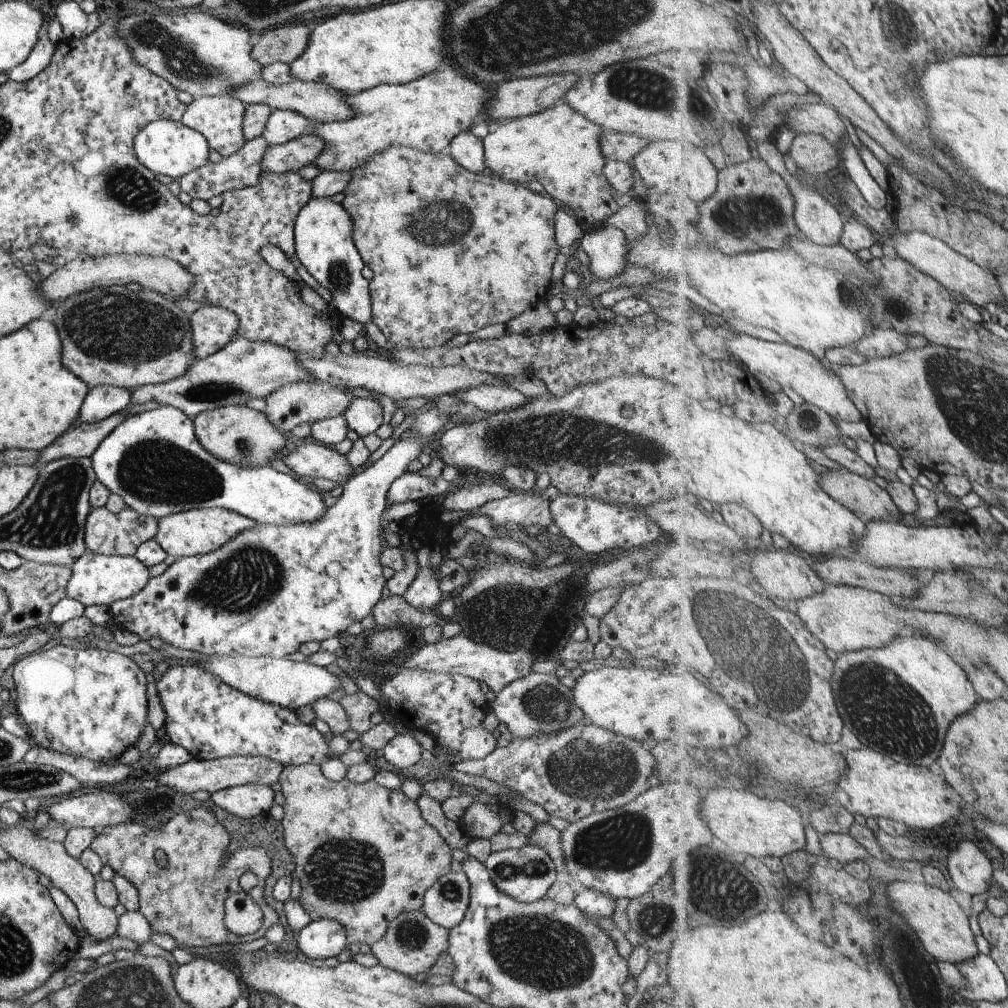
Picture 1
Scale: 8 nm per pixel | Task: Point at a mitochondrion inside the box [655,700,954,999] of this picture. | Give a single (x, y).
(712, 891)

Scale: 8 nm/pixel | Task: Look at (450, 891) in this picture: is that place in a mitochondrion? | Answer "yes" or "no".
yes

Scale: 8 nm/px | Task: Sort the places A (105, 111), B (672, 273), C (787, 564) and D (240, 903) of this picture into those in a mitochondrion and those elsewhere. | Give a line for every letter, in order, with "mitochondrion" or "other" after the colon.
A: other
B: other
C: other
D: other

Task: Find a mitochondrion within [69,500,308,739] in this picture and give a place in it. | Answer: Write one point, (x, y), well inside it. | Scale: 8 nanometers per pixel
(246, 582)

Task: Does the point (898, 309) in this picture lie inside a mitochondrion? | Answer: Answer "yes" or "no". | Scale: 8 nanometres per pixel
yes

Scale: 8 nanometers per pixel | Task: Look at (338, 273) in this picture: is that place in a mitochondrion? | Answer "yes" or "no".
yes

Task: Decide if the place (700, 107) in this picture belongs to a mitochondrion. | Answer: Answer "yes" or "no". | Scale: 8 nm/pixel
yes

